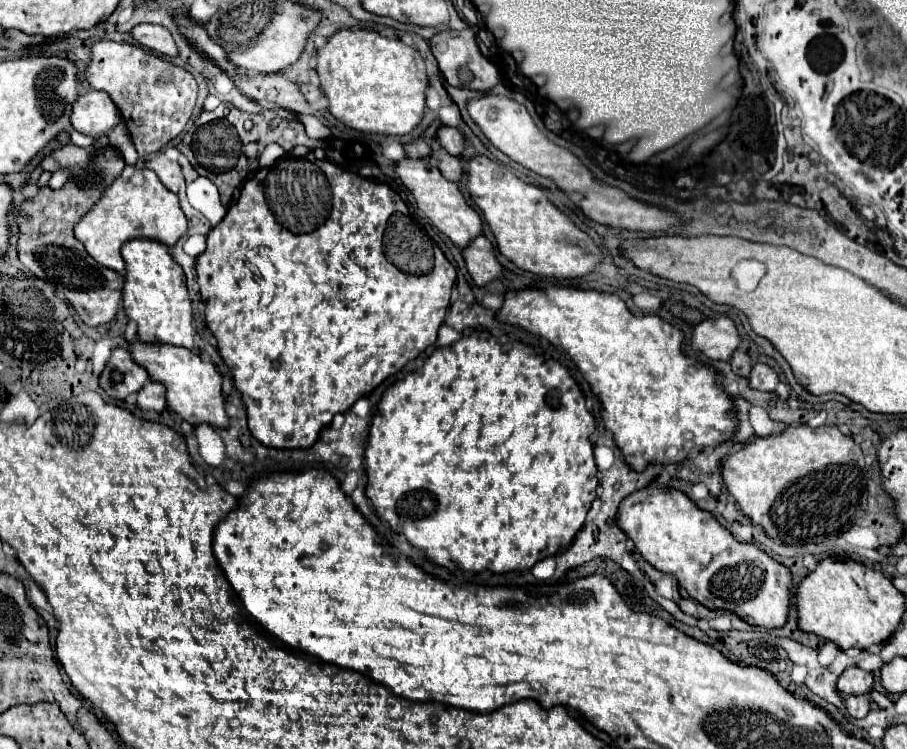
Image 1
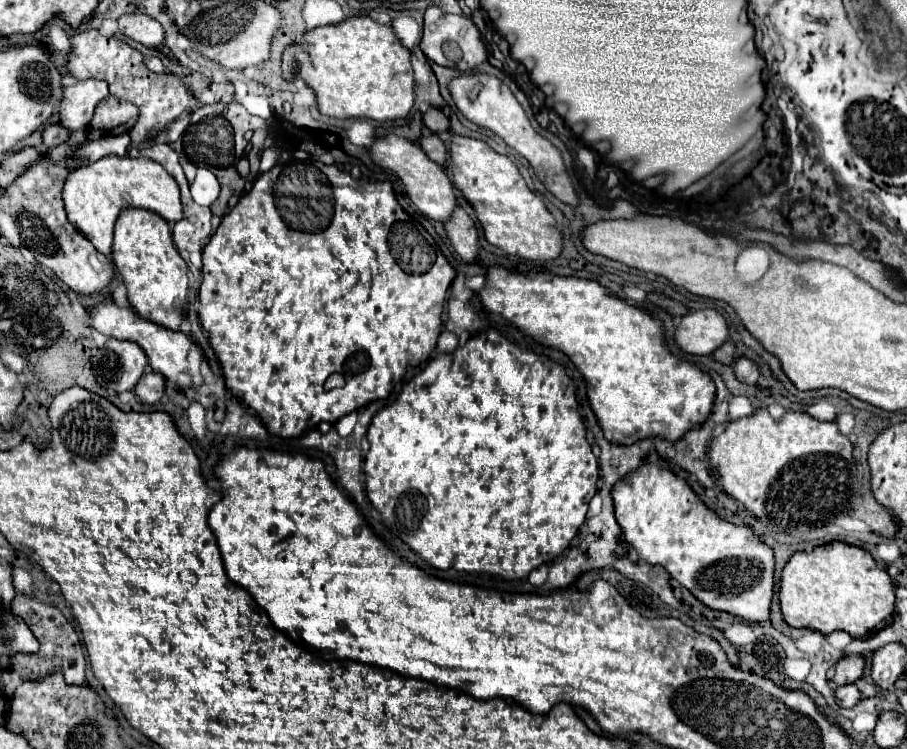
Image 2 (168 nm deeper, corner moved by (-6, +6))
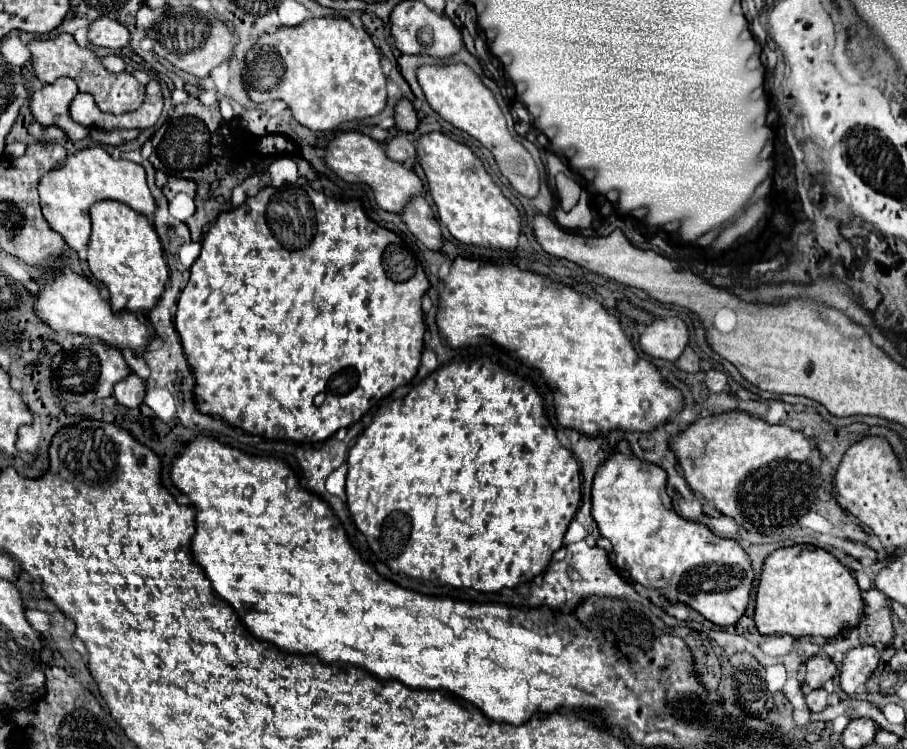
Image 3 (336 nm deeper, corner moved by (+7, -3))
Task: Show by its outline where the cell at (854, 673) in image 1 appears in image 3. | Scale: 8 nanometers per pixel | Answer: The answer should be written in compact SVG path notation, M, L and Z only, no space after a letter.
M811 656L803 664L805 670L805 686L809 688L821 688L827 680L831 680L837 672L835 664L827 656Z

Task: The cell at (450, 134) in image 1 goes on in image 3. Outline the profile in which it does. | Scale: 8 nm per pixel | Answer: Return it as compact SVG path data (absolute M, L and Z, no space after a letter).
M401 98L395 104L395 126L401 132L415 132L417 130L417 112L413 108L413 104L407 98Z

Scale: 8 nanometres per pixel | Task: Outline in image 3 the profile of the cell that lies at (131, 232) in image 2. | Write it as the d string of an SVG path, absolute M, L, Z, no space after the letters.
M99 202L91 206L91 238L87 264L91 274L111 292L115 312L145 312L153 308L169 280L169 268L163 256L161 240L147 216L131 210L121 202Z

